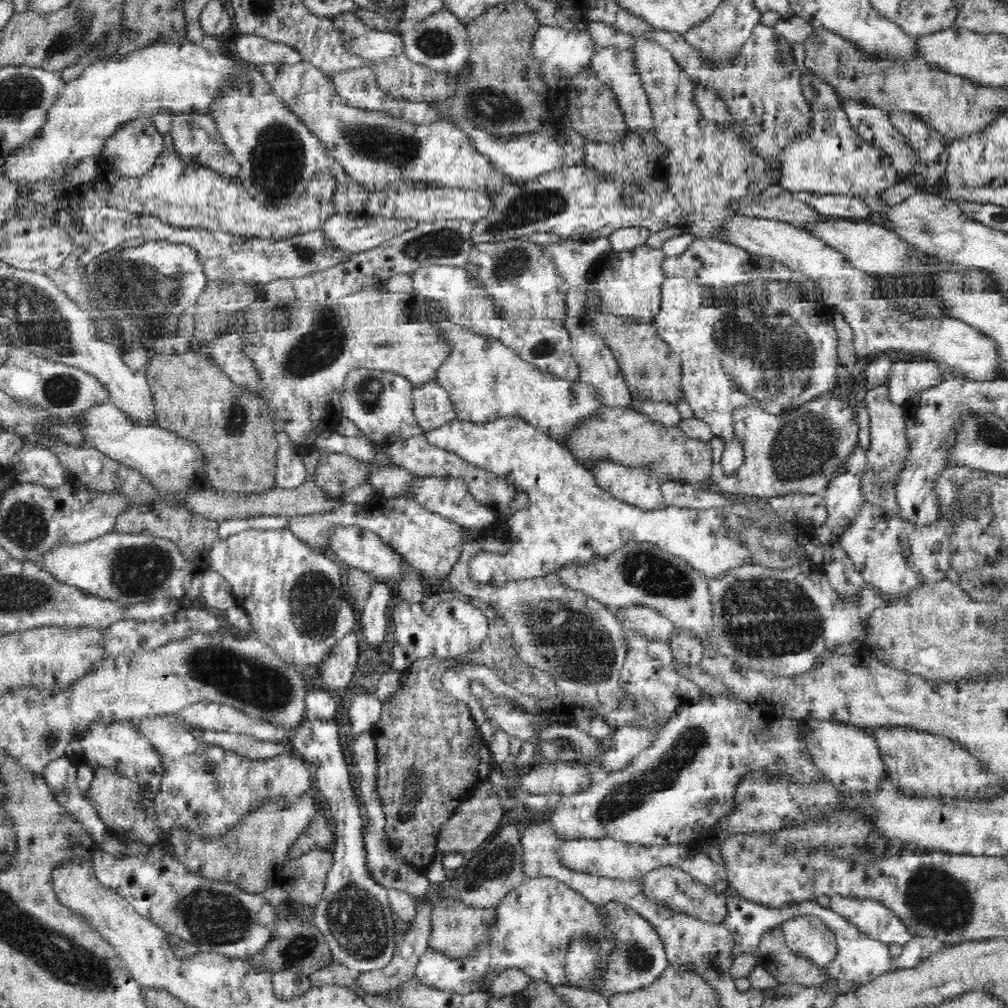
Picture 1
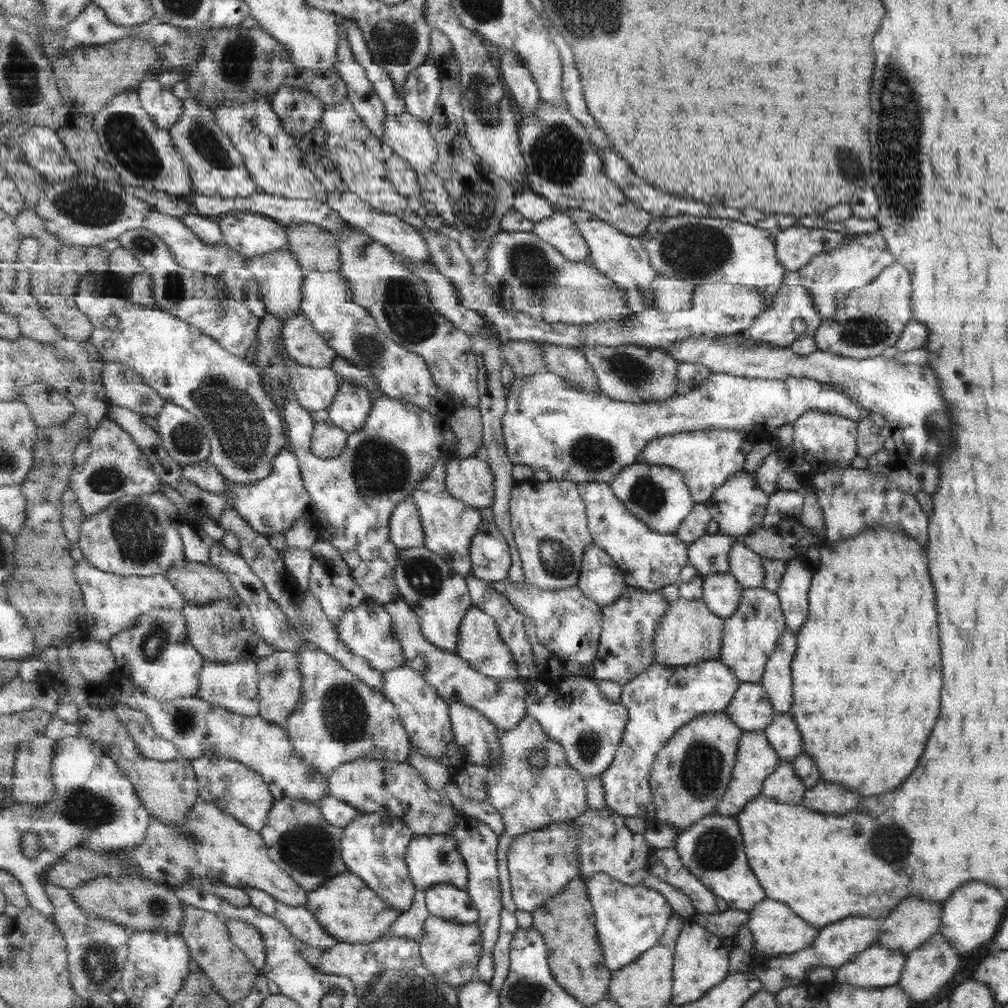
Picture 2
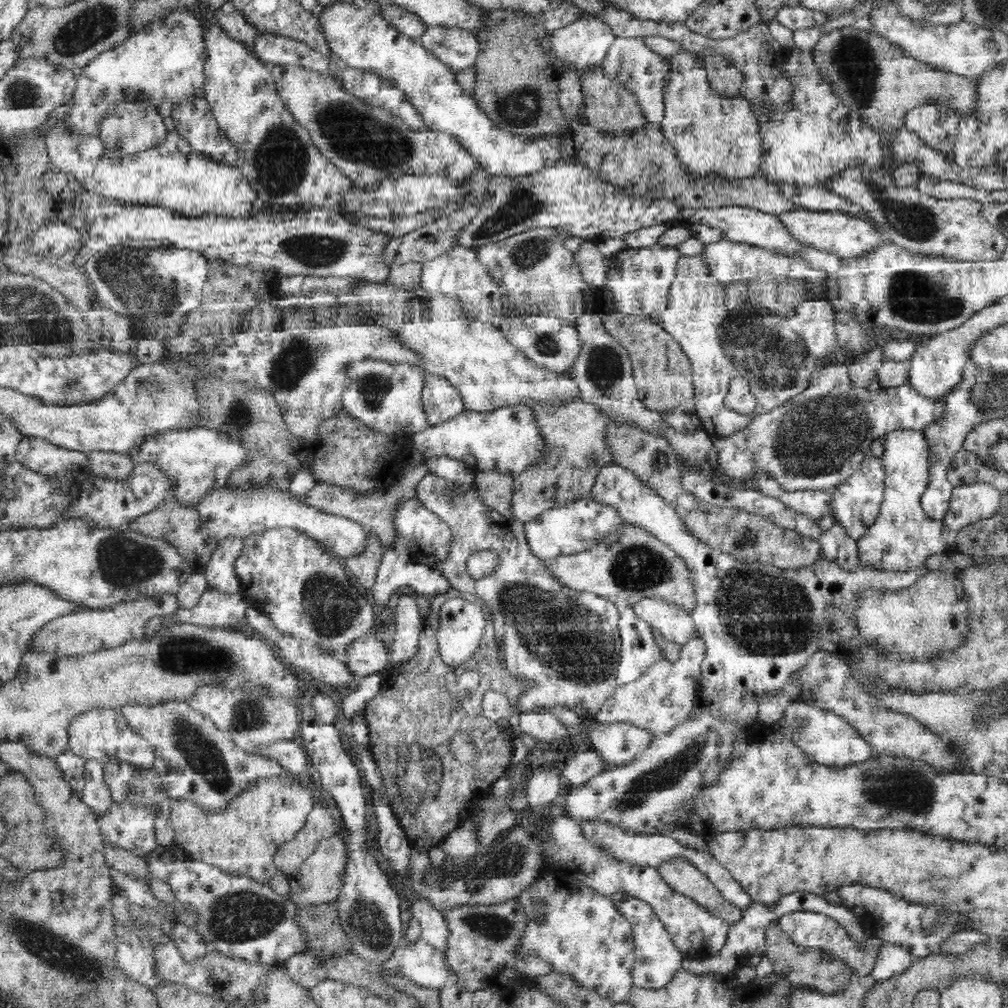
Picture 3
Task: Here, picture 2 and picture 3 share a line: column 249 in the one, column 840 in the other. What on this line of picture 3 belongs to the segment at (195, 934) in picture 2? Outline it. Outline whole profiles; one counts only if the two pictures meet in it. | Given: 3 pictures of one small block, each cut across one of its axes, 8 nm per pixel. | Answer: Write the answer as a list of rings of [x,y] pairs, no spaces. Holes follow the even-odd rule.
[[[777,921],[771,922],[768,925],[765,935],[765,954],[772,961],[773,972],[785,976],[793,984],[798,984],[806,988],[814,988],[822,994],[844,994],[846,992],[845,988],[856,976],[853,968],[850,968],[846,962],[840,960],[837,956],[833,956],[831,952],[794,944],[788,934],[781,930]]]

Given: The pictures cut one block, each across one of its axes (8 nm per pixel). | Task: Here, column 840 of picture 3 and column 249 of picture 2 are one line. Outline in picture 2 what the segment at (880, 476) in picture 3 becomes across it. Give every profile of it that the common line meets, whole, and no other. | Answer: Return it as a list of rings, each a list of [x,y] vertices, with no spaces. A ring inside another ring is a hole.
[[[285,448],[277,456],[273,472],[260,481],[251,484],[231,483],[228,503],[241,514],[257,532],[265,535],[286,533],[299,520],[316,519],[316,507],[305,488],[300,462],[296,454]]]

